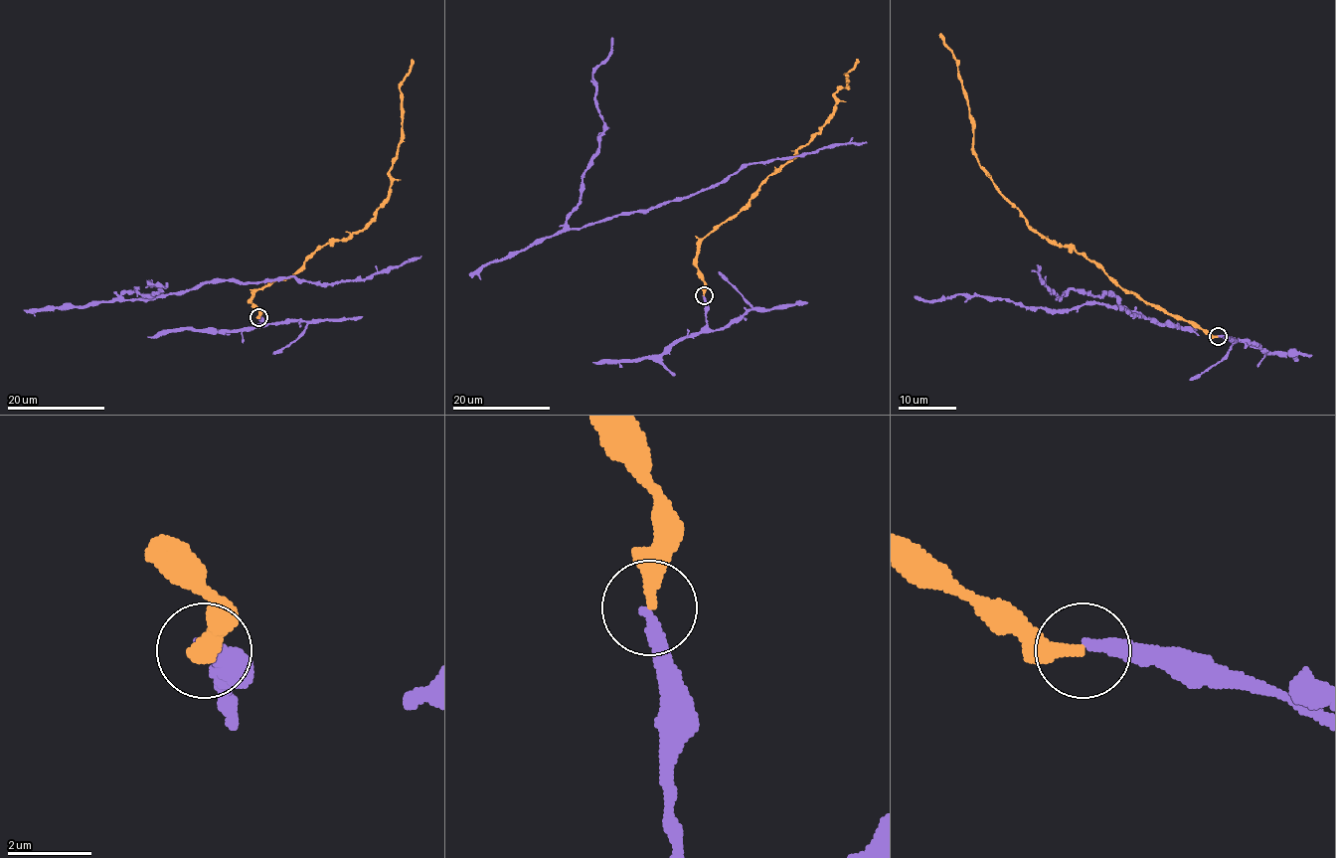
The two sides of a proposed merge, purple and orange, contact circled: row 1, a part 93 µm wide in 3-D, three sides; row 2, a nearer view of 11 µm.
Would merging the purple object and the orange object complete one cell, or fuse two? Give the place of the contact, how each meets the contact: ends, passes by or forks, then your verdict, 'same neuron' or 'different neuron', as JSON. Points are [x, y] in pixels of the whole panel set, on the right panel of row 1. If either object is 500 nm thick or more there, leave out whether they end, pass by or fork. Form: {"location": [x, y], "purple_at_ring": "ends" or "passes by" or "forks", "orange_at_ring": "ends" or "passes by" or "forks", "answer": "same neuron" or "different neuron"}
{"location": [1218, 336], "purple_at_ring": "ends", "orange_at_ring": "ends", "answer": "same neuron"}

